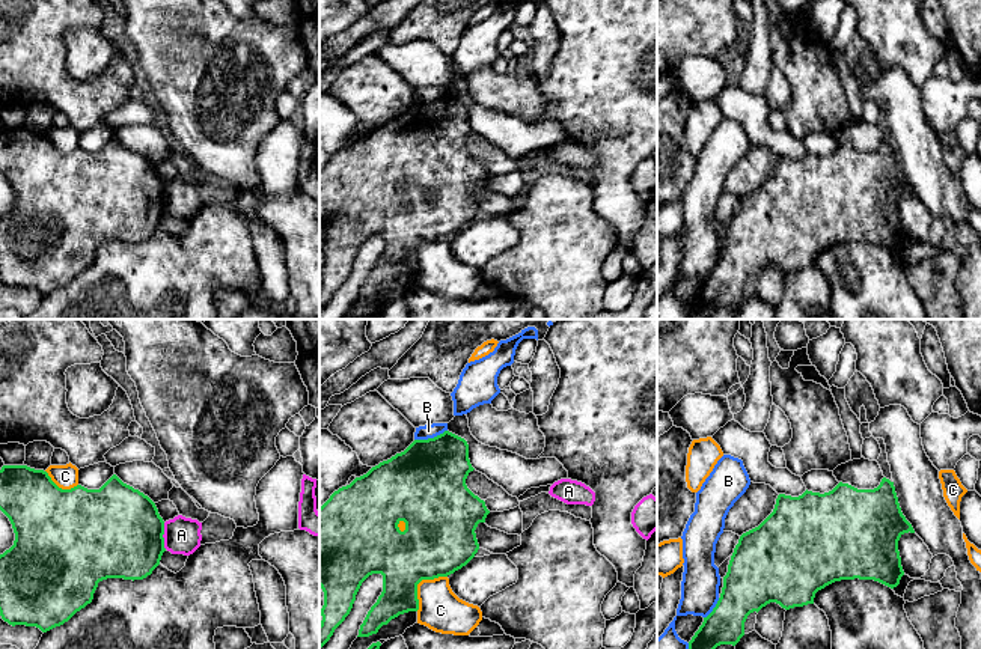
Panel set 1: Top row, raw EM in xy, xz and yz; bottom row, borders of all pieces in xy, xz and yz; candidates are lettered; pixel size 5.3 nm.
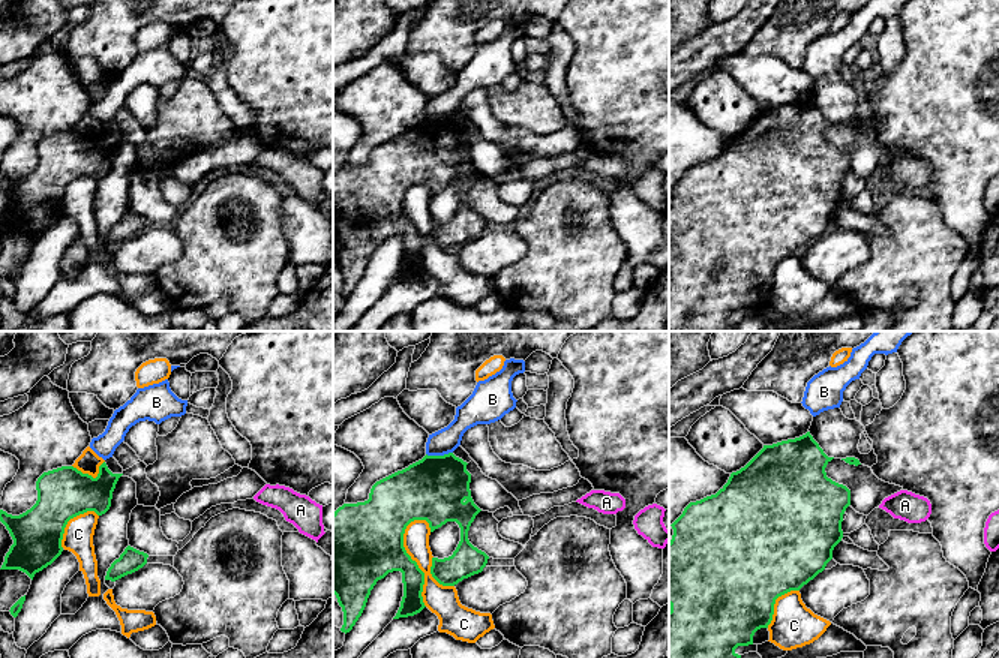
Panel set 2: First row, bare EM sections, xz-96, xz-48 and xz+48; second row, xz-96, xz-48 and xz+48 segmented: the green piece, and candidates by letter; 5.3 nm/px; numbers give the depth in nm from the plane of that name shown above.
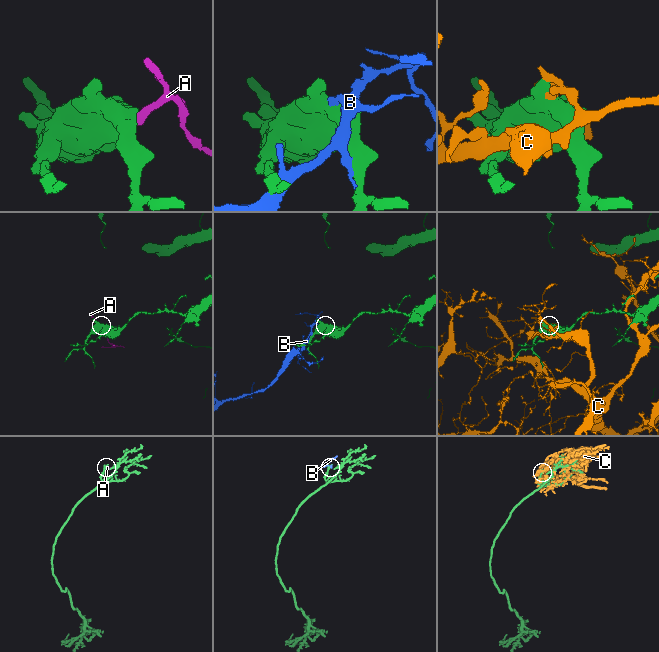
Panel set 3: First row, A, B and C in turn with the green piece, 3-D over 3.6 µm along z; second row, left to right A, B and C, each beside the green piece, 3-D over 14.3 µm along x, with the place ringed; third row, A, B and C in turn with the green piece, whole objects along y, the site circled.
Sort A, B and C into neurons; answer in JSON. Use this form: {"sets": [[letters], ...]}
{"sets": [["A"], ["B"], ["C"]]}

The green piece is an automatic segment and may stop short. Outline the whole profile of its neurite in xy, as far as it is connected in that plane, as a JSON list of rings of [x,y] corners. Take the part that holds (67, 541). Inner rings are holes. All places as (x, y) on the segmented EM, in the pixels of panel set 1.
[[[27,465],[0,470],[0,510],[9,518],[15,541],[0,554],[0,616],[9,625],[36,626],[47,632],[68,622],[92,602],[98,583],[107,578],[143,580],[160,565],[164,521],[155,503],[113,474],[99,489],[77,485],[59,488],[47,471]]]

